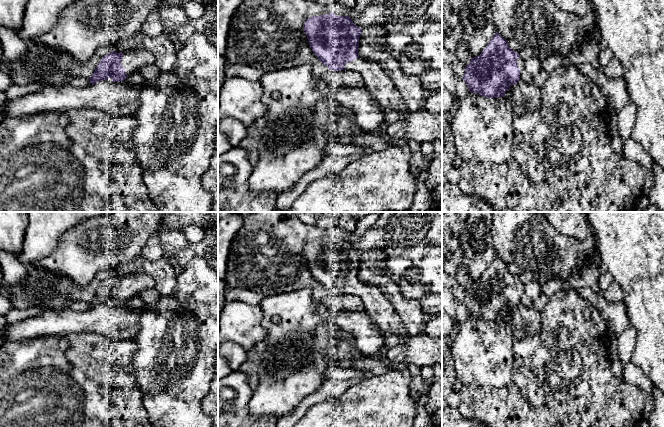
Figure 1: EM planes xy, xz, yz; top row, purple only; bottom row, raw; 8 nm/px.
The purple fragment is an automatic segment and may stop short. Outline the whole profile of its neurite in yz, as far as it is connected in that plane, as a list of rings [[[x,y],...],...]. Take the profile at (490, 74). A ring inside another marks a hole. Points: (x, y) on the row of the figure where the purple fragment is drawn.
[[[496,32],[481,54],[465,66],[463,80],[470,92],[487,98],[505,97],[505,92],[519,81],[522,70],[524,60]]]

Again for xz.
[[[333,12],[313,16],[305,20],[304,31],[313,53],[328,69],[359,72],[366,89],[384,110],[399,109],[399,121],[409,116],[402,95],[381,66],[359,57],[359,38],[363,30],[349,16],[336,16]]]

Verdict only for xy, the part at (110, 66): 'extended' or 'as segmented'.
extended

